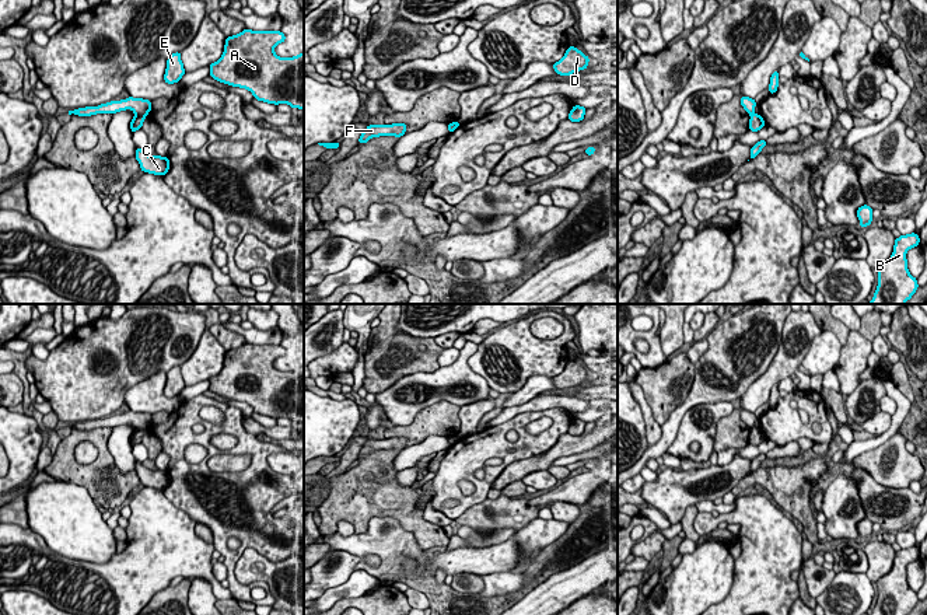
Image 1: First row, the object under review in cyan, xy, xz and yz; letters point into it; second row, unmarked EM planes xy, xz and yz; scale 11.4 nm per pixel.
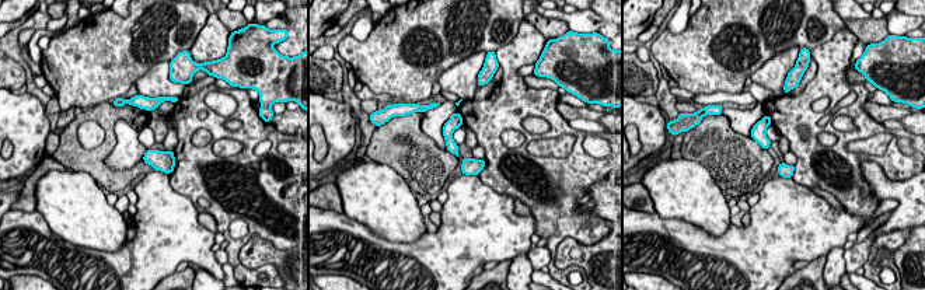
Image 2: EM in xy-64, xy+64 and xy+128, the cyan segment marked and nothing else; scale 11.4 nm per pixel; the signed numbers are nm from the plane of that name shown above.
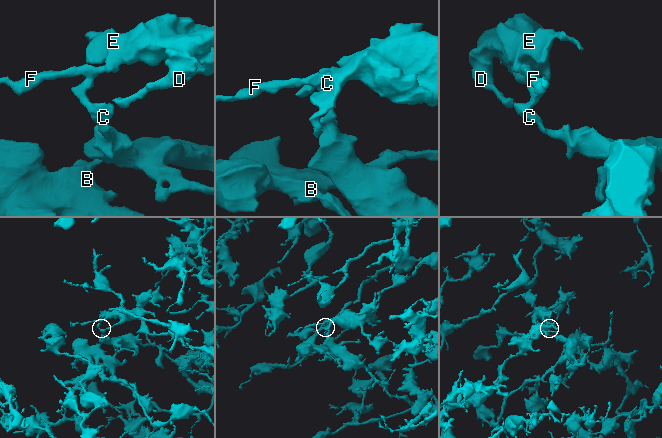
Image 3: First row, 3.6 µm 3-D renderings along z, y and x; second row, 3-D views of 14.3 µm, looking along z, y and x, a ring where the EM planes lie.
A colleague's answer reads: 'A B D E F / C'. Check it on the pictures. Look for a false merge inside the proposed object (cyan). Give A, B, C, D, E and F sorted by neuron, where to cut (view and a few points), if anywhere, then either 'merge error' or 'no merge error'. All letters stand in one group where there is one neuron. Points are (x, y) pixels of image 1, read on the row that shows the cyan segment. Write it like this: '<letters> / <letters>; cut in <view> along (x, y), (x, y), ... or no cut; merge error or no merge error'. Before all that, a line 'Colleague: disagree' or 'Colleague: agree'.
Colleague: agree
A B D E F / C; cut in xy along (135, 114), (144, 116); merge error

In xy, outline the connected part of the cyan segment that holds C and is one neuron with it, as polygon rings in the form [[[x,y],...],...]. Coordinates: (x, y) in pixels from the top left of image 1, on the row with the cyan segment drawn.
[[[137,147],[134,157],[139,161],[143,172],[164,177],[169,170],[169,160],[167,156],[165,157],[161,157],[161,156],[153,157],[153,156],[146,154],[141,148]]]

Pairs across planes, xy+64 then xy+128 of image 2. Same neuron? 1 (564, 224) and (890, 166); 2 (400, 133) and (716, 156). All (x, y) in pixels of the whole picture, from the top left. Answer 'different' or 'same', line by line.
1: same
2: same

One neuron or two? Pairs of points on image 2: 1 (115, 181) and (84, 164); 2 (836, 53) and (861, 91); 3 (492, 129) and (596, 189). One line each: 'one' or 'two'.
1: one
2: one
3: two

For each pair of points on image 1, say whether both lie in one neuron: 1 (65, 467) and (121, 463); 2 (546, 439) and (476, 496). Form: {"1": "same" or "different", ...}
{"1": "different", "2": "same"}

